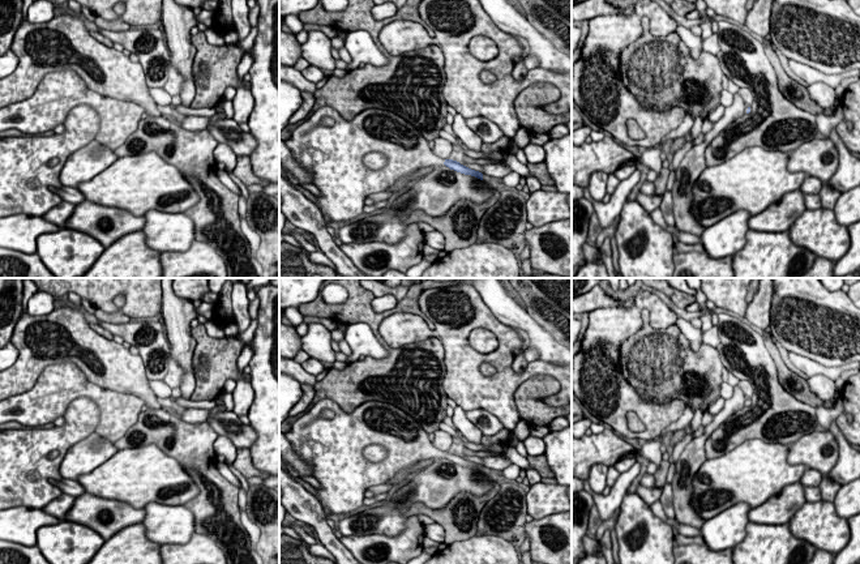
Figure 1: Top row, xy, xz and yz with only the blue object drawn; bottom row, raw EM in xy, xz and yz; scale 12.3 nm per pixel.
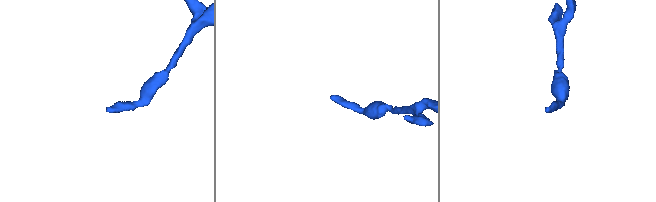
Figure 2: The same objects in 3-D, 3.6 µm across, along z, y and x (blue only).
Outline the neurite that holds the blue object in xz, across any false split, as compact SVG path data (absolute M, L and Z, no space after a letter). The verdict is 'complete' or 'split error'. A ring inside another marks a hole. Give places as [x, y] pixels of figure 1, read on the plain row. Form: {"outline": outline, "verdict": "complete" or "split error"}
{"outline": "M321 400L315 403L315 406L303 416L295 420L291 430L284 435L291 441L292 449L298 453L298 456L304 462L308 462L313 466L313 477L321 484L321 487L316 490L315 496L321 503L324 509L329 509L329 516L348 513L361 507L364 492L369 487L386 483L398 471L414 465L418 461L445 457L450 462L483 473L482 465L471 462L457 453L442 452L435 448L428 437L428 432L425 432L412 416L392 403L381 401L367 401L359 405L351 413L346 413L333 400ZM368 445L382 445L388 452L386 458L380 462L369 462L363 456L363 450Z", "verdict": "split error"}

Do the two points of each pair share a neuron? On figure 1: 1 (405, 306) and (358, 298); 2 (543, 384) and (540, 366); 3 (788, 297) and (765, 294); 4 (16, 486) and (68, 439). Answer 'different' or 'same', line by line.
1: same
2: different
3: different
4: same

